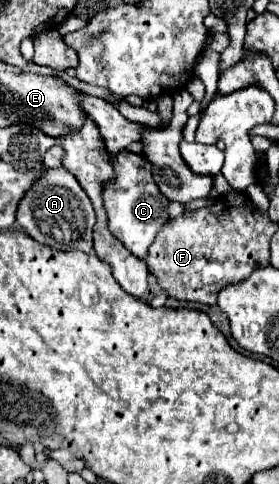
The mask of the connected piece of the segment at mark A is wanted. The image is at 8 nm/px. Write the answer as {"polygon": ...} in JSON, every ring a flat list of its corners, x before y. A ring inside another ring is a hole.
{"polygon":[[64,167,56,169,44,169,42,175,36,179,32,189,26,191,22,201,18,203,16,211,16,223,38,243,60,249,60,251,84,251,92,253,92,227,96,223,92,203,88,195,84,195,84,189,76,179,70,175,70,171,64,171]]}

